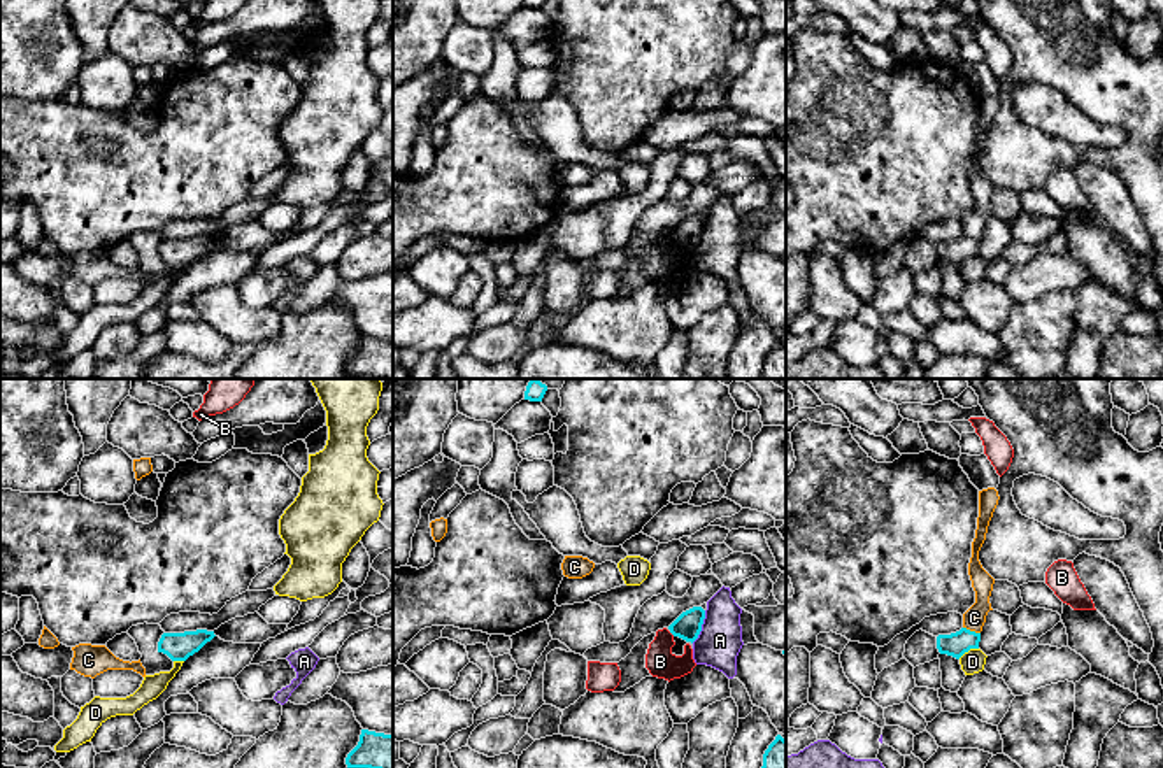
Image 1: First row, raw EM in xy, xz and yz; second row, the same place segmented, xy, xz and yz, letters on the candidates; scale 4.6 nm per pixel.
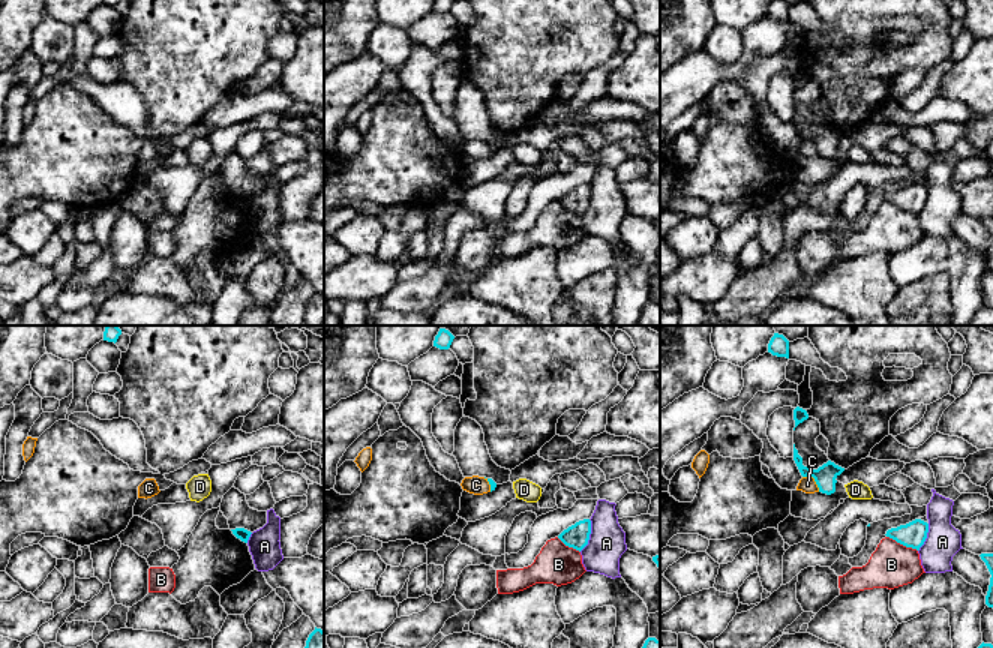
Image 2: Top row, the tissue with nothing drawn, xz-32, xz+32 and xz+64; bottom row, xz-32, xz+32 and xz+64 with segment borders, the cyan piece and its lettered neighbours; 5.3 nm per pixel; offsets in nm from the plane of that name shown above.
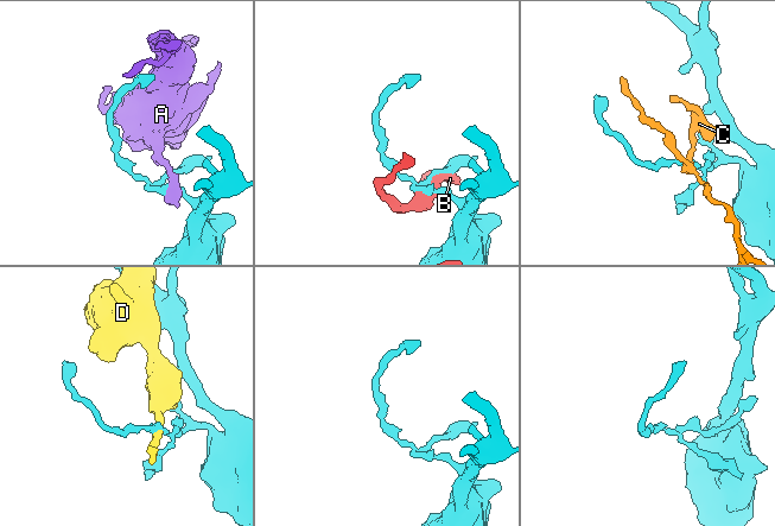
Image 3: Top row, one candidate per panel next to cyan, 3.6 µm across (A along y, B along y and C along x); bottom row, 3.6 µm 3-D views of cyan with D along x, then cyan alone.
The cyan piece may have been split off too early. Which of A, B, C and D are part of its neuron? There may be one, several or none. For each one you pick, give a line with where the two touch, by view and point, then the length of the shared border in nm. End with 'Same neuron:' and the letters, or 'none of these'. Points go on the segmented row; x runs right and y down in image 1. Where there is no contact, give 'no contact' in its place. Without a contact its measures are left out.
Same neuron: none of these

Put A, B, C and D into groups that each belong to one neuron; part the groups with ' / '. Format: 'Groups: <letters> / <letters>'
Groups: A / B / C / D

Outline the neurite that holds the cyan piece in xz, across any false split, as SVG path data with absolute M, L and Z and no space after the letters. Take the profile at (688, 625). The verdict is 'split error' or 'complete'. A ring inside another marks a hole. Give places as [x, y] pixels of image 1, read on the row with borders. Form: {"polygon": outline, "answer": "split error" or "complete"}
{"polygon": "M693 607L682 612L670 626L670 633L686 642L695 642L702 631L702 624L705 619L705 610L702 607Z", "answer": "complete"}

